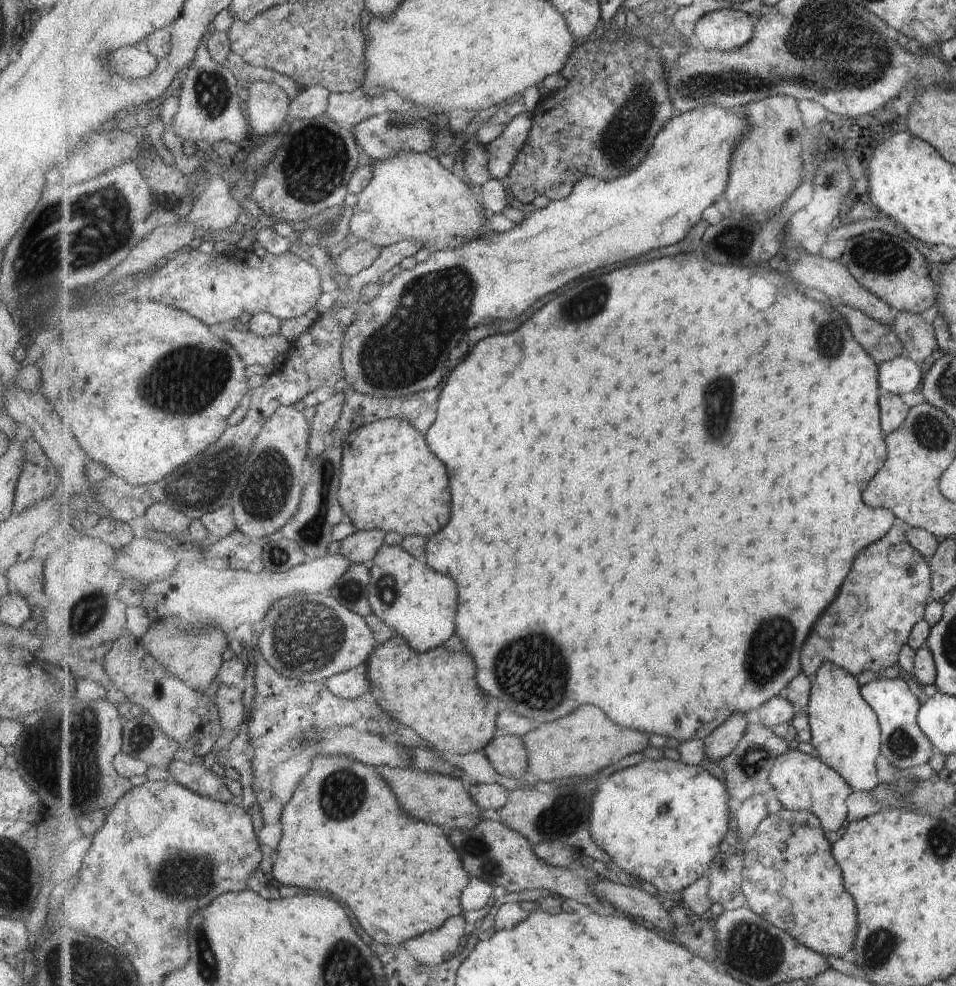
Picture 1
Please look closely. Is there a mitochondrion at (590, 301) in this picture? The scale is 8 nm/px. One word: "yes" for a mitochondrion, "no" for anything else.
yes

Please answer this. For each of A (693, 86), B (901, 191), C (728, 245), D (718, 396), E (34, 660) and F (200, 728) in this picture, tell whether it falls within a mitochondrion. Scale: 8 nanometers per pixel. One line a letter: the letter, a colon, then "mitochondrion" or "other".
A: mitochondrion
B: other
C: mitochondrion
D: mitochondrion
E: other
F: other

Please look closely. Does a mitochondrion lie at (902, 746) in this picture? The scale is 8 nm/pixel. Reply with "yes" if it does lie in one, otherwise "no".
yes

